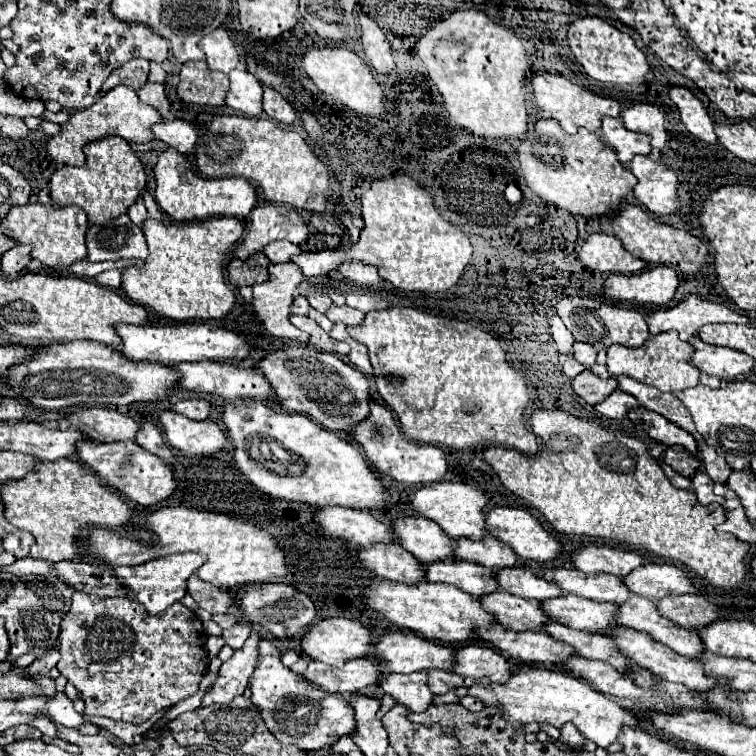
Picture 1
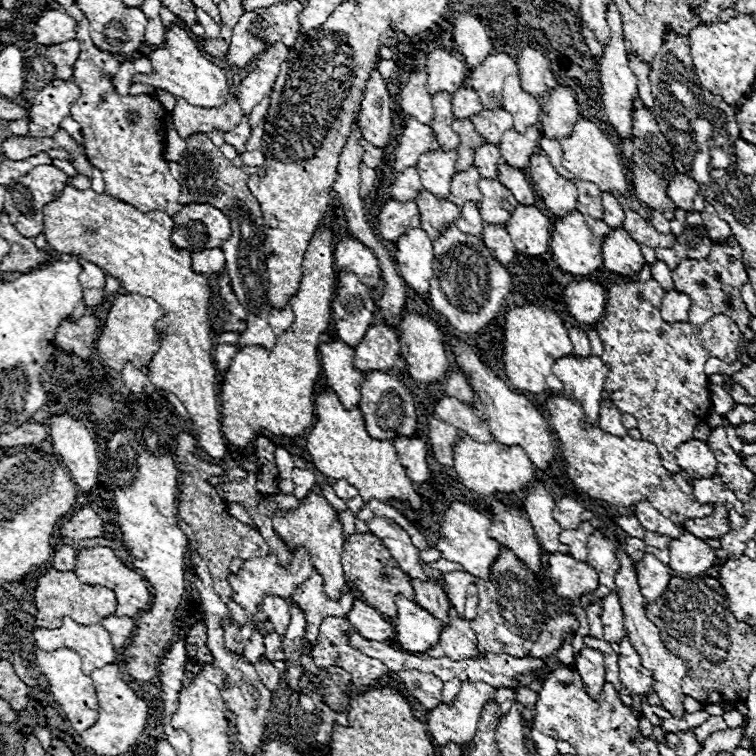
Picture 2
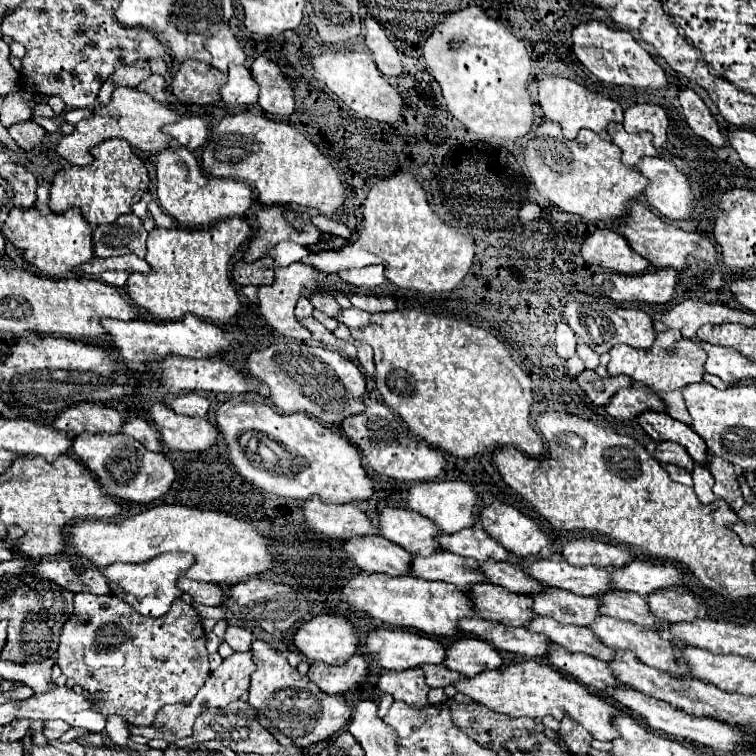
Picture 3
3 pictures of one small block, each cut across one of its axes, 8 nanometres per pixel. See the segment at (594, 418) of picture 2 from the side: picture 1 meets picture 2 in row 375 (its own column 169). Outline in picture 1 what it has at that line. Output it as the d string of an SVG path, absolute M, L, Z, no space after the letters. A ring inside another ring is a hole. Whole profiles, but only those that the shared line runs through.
M194 552L168 554L164 558L156 558L146 564L140 564L140 566L116 566L114 578L126 590L126 598L140 602L150 616L156 616L186 594L188 576L192 576L198 570L198 566L202 566L202 564L204 564L202 554L194 554Z

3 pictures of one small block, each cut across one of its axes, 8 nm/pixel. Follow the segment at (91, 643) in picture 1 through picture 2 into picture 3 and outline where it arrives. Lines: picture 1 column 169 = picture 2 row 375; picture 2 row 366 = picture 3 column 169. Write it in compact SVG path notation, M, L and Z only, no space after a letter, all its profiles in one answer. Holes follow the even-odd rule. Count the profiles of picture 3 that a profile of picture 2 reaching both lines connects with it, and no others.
M74 594L74 614L64 622L58 646L58 666L64 676L72 678L82 686L96 710L104 716L122 716L134 726L152 726L156 712L174 702L188 702L204 686L210 676L208 652L206 652L206 632L202 628L200 616L192 606L180 598L172 608L160 618L144 618L136 614L132 606L116 596L94 596L94 594Z

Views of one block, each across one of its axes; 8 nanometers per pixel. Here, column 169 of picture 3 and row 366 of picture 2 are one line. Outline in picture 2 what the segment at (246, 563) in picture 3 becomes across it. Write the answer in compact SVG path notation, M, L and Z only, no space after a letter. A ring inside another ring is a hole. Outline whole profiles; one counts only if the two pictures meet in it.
M534 304L514 308L506 312L504 324L504 370L512 386L528 390L532 394L562 392L562 382L552 374L554 360L572 354L572 342L560 316L552 310L538 308Z

